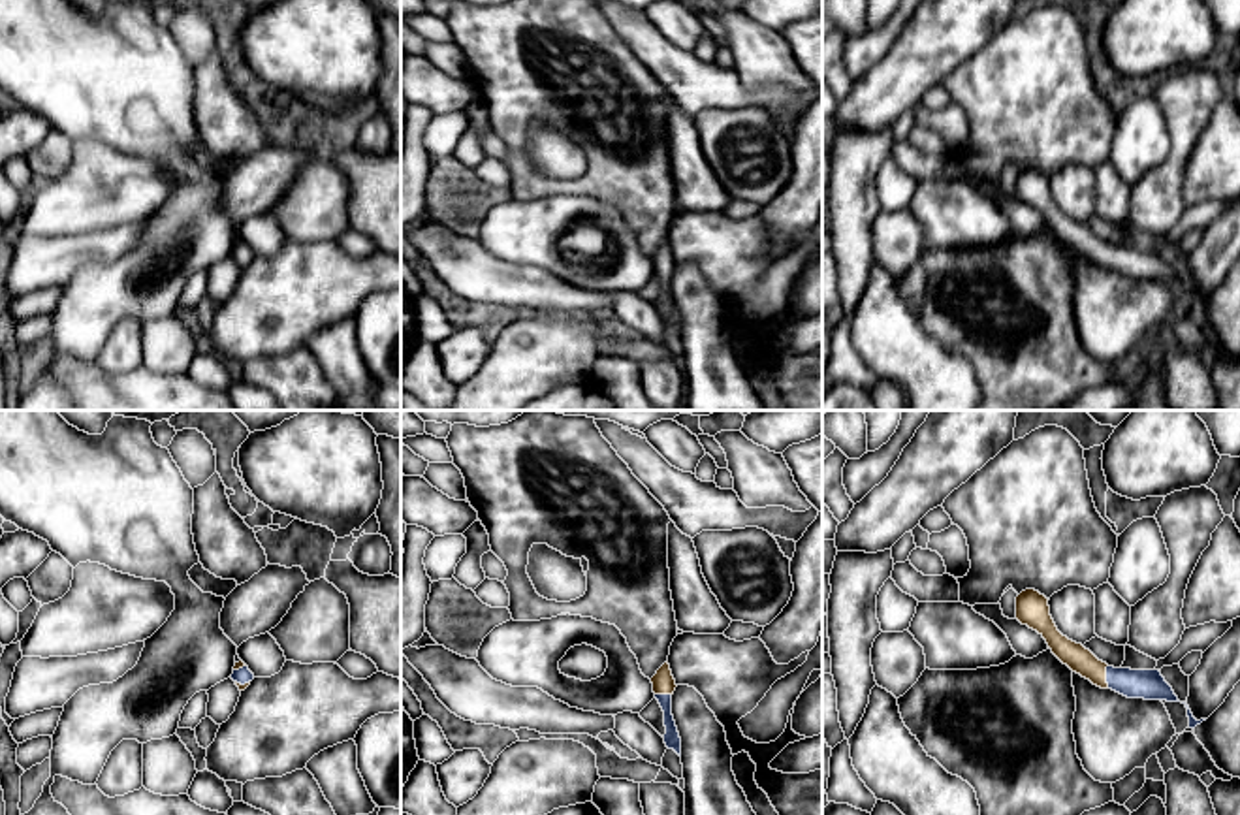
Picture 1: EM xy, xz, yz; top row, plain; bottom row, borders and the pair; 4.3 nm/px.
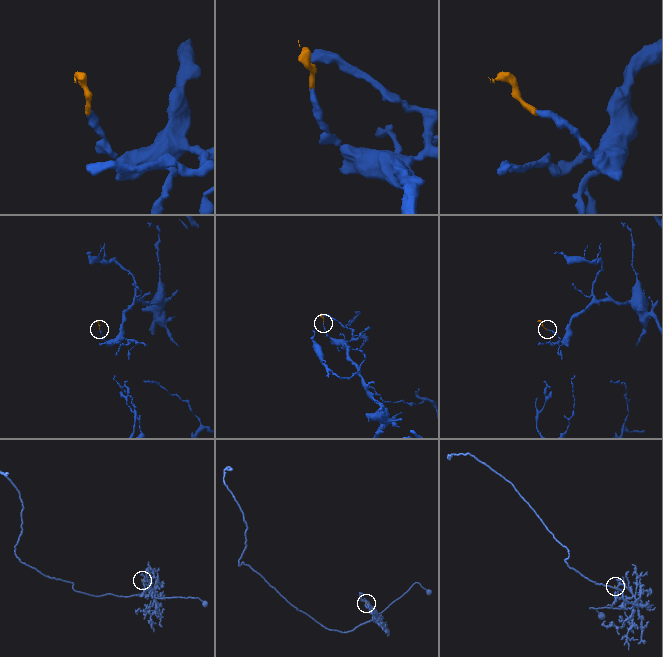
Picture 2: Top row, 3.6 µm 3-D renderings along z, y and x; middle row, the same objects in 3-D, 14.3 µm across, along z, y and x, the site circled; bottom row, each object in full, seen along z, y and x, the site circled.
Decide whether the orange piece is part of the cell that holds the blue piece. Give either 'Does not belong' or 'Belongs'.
Belongs

